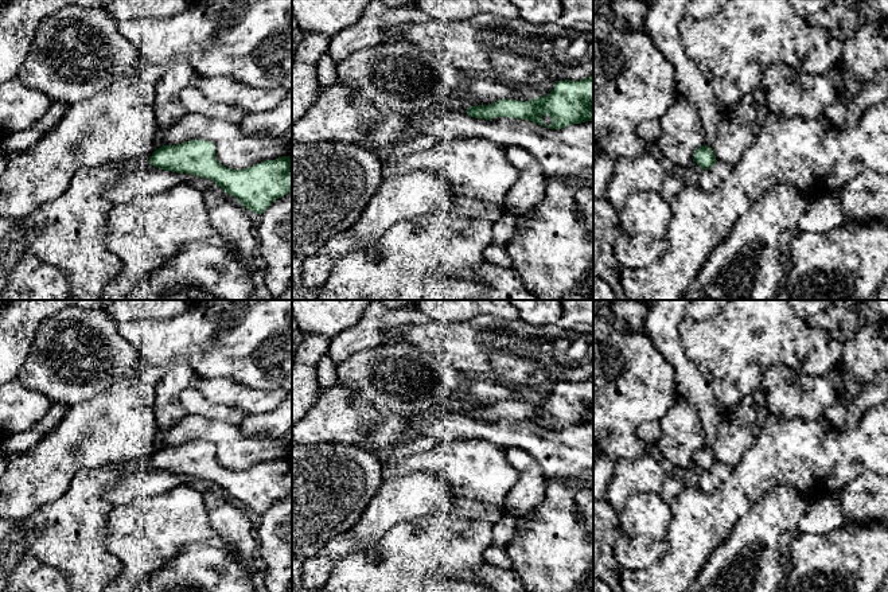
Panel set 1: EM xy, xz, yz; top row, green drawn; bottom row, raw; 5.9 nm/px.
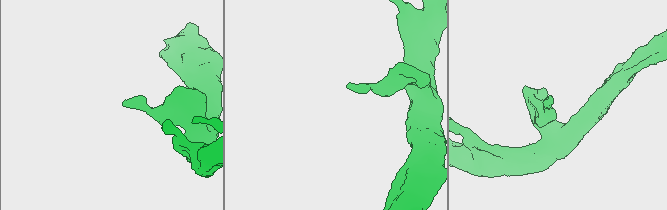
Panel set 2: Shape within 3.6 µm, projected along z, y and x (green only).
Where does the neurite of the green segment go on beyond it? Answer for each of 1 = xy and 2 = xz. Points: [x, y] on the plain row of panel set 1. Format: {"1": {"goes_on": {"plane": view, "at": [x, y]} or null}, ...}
{"1": {"goes_on": null}, "2": {"goes_on": null}}

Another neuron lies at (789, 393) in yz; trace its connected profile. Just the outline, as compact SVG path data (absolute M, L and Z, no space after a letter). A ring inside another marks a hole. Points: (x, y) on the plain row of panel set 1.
M770 366L762 374L760 389L766 393L771 416L787 420L819 420L838 398L840 366L825 377L810 377L784 366Z

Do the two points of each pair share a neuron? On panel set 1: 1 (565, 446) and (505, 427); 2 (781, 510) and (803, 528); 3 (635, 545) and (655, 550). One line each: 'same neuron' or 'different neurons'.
1: same neuron
2: different neurons
3: same neuron

